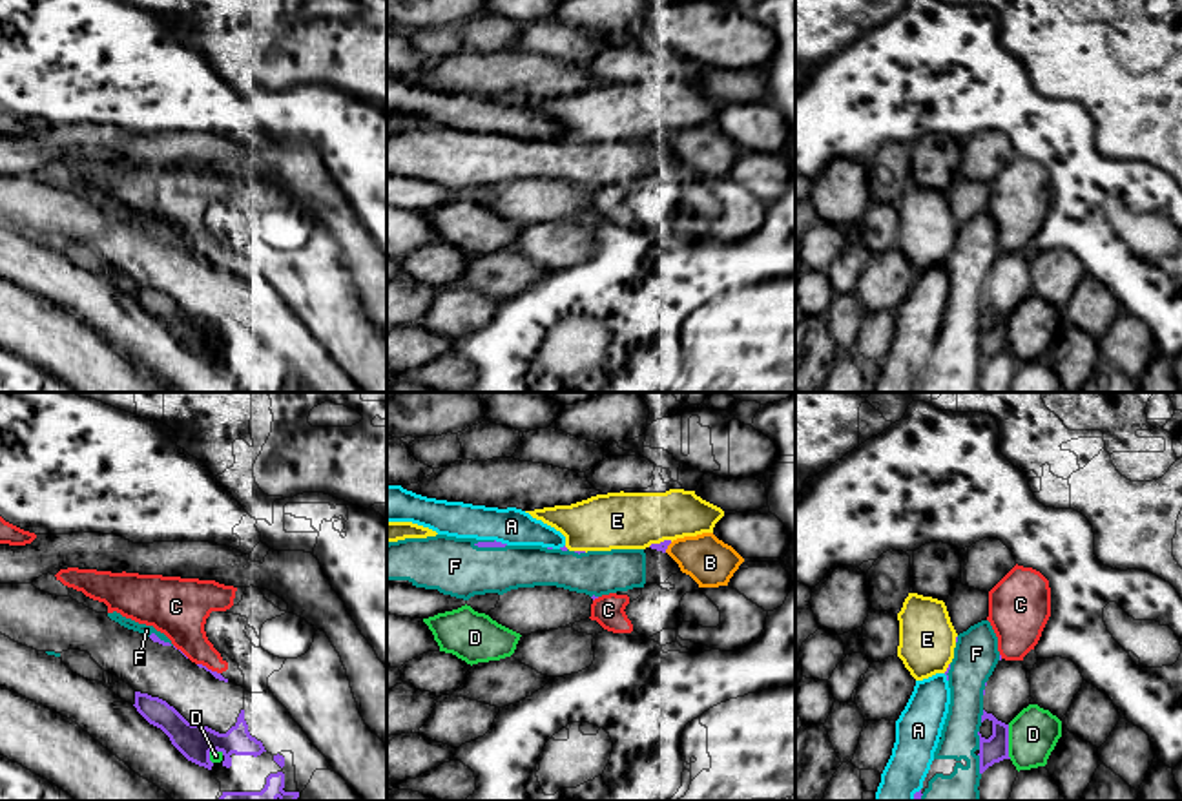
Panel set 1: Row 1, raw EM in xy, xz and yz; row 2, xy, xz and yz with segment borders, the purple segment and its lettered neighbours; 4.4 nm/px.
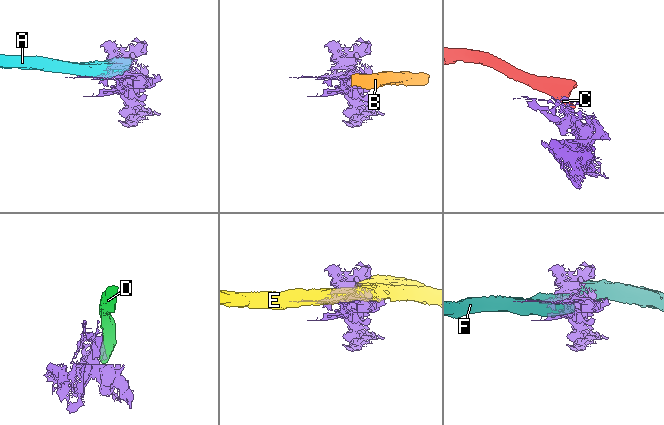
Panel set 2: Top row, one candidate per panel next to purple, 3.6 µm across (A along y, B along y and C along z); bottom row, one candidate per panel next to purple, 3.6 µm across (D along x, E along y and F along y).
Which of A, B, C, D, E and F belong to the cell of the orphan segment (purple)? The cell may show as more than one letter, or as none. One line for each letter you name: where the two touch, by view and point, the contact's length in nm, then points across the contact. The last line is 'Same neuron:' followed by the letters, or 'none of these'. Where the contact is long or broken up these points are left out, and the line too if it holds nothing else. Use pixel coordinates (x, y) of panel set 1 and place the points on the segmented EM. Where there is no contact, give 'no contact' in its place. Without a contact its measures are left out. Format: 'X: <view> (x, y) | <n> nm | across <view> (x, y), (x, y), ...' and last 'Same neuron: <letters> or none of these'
Same neuron: none of these

